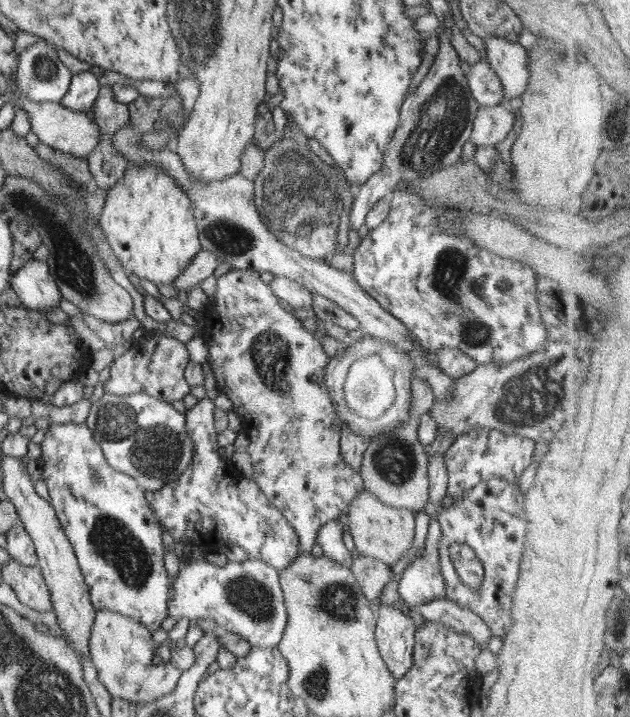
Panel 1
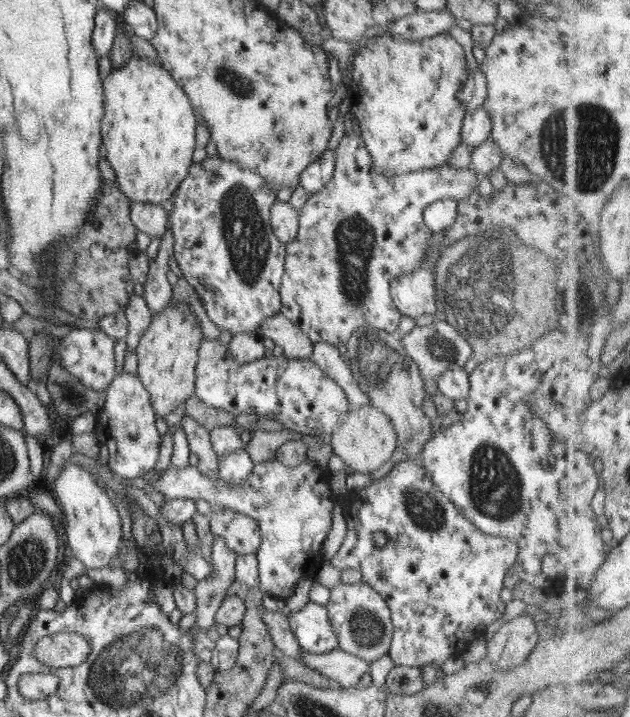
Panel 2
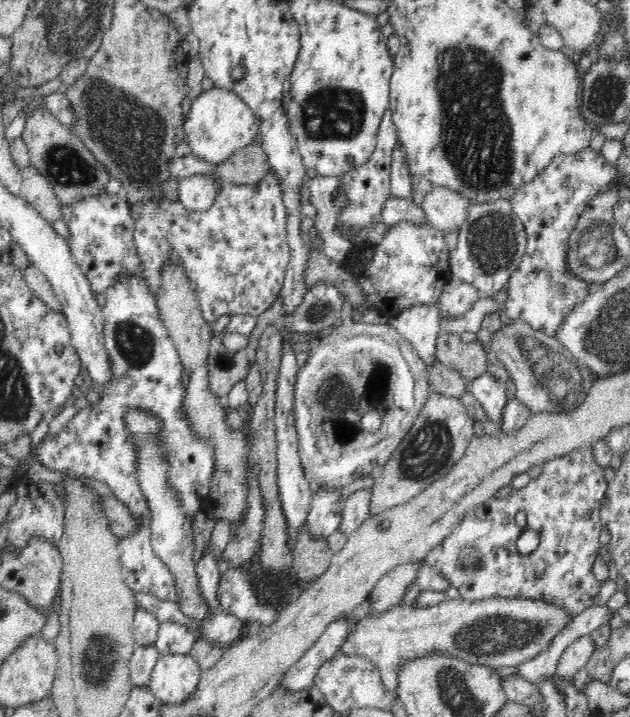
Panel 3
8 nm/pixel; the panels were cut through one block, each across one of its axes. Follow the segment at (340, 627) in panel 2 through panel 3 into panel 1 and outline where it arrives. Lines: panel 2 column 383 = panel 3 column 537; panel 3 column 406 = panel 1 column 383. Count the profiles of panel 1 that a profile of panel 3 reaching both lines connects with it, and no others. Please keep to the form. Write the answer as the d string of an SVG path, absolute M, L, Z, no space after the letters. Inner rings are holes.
M381 605L376 611L375 639L379 654L394 680L400 680L413 666L414 621L406 610Z

